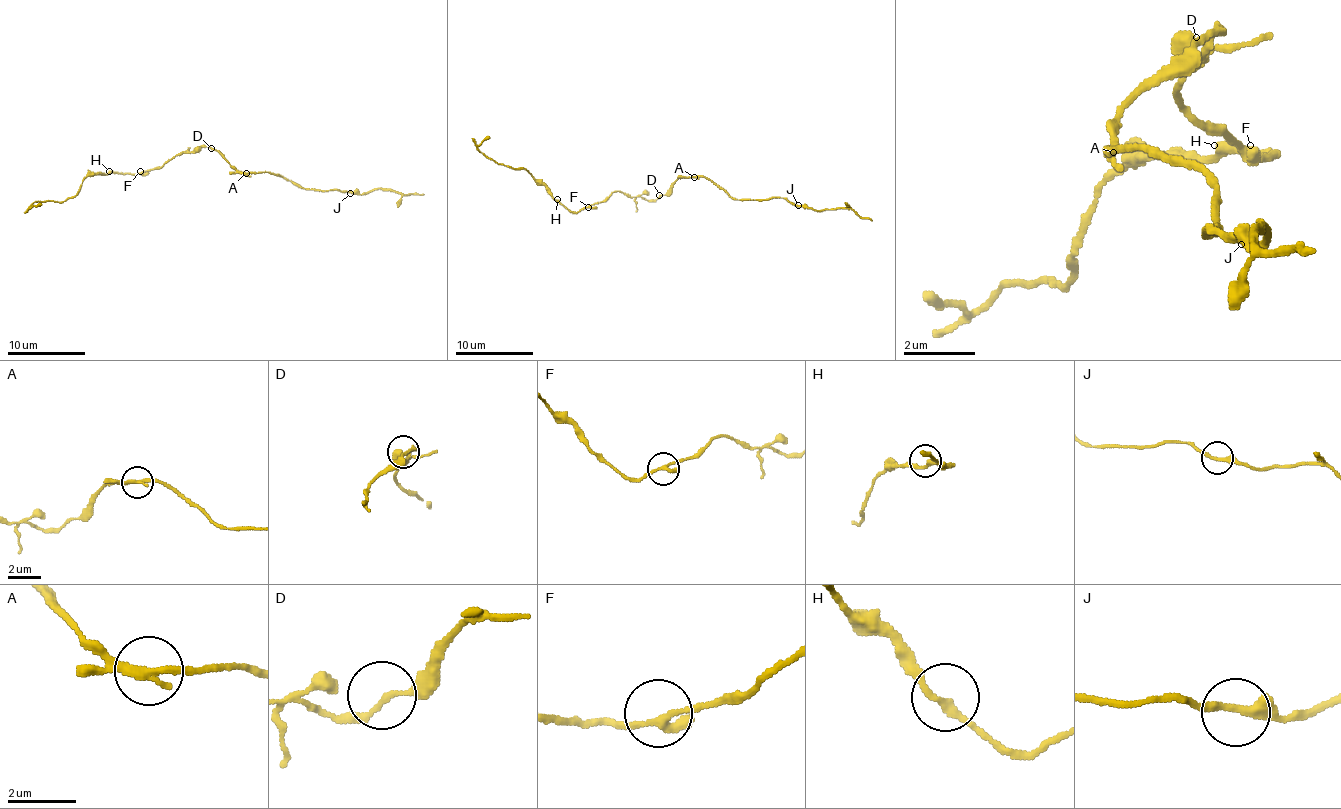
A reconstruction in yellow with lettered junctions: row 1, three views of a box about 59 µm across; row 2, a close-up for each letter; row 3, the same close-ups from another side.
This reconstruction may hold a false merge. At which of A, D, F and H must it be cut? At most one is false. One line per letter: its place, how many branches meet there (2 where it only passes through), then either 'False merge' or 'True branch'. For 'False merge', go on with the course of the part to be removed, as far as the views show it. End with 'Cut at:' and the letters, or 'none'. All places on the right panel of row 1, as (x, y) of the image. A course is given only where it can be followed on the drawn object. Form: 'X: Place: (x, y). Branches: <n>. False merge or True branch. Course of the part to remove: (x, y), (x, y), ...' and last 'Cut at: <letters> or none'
A: Place: (1113, 152). Branches: 2. False merge. Course of the part to remove: (1115, 154), (1178, 154), (1214, 190), (1214, 226), (1205, 235), (1268, 235), (1259, 226), (1259, 244), (1313, 253)
D: Place: (1196, 37). Branches: 2. True branch
F: Place: (1250, 145). Branches: 2. True branch
H: Place: (1214, 145). Branches: 2. True branch
Cut at: A

